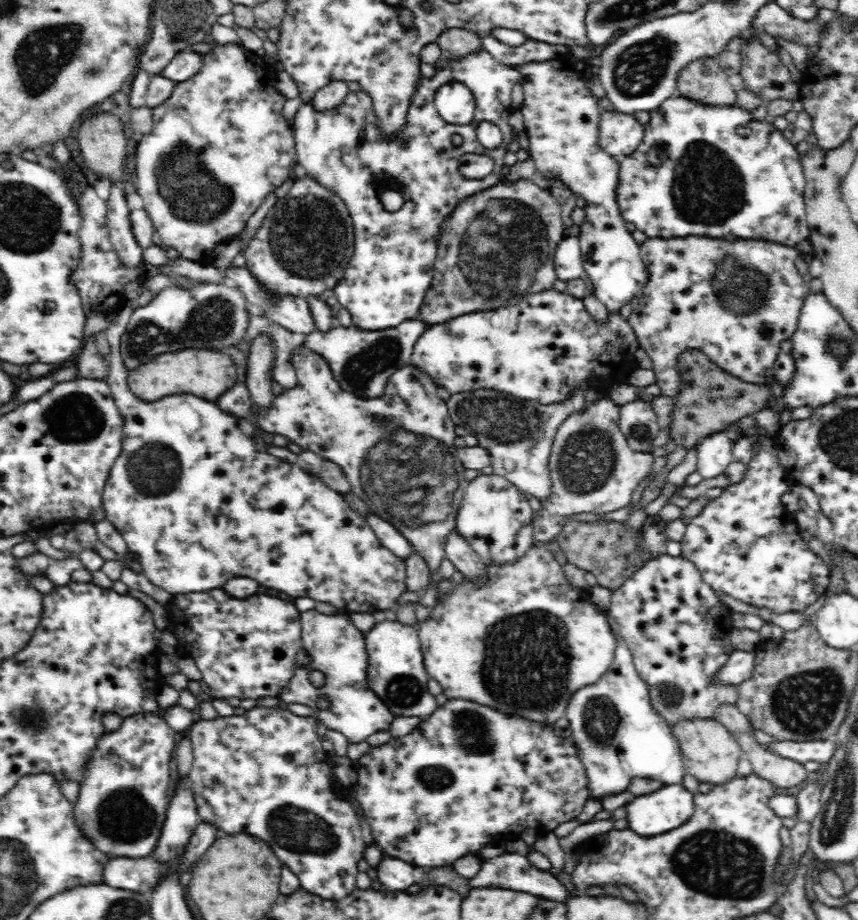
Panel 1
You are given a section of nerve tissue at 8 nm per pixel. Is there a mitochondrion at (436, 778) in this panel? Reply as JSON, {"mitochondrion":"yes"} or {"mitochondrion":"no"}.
{"mitochondrion":"yes"}

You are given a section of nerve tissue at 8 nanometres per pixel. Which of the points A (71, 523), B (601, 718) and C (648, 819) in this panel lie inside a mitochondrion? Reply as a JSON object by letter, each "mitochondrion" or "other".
{"A":"other","B":"mitochondrion","C":"other"}

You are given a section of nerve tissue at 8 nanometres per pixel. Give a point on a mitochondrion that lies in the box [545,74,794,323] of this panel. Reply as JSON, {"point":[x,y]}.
{"point":[708,187]}

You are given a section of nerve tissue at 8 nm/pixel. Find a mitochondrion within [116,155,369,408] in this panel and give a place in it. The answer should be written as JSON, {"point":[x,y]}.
{"point":[297,236]}

